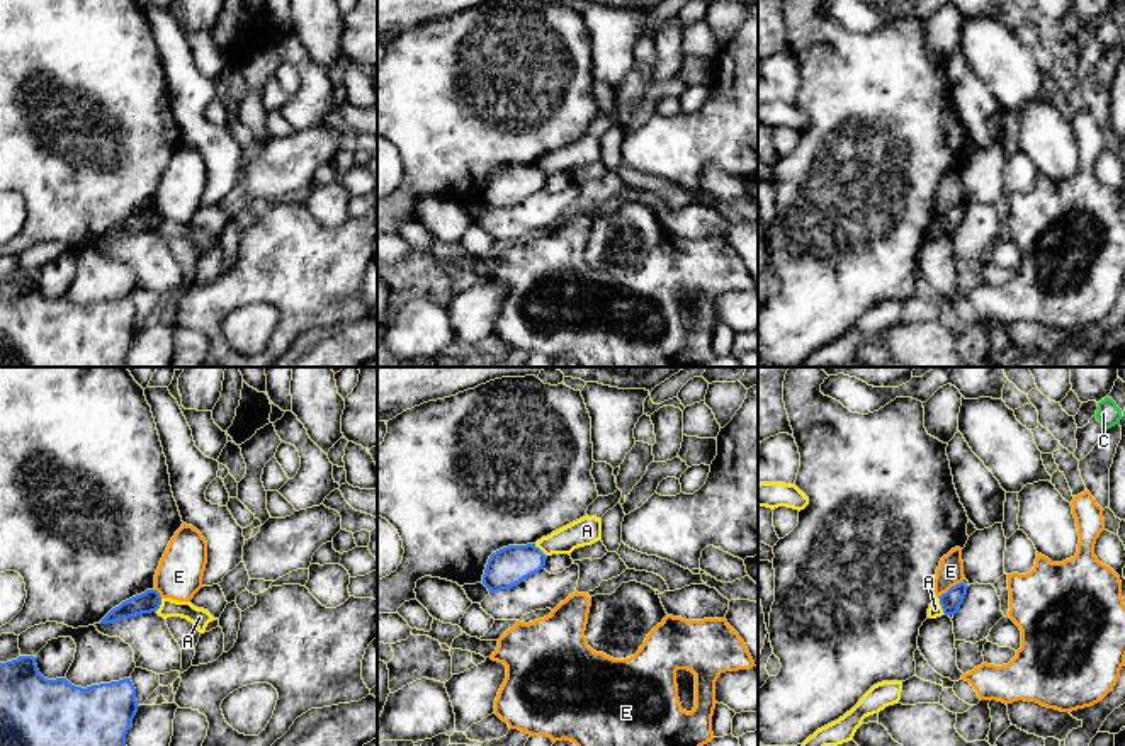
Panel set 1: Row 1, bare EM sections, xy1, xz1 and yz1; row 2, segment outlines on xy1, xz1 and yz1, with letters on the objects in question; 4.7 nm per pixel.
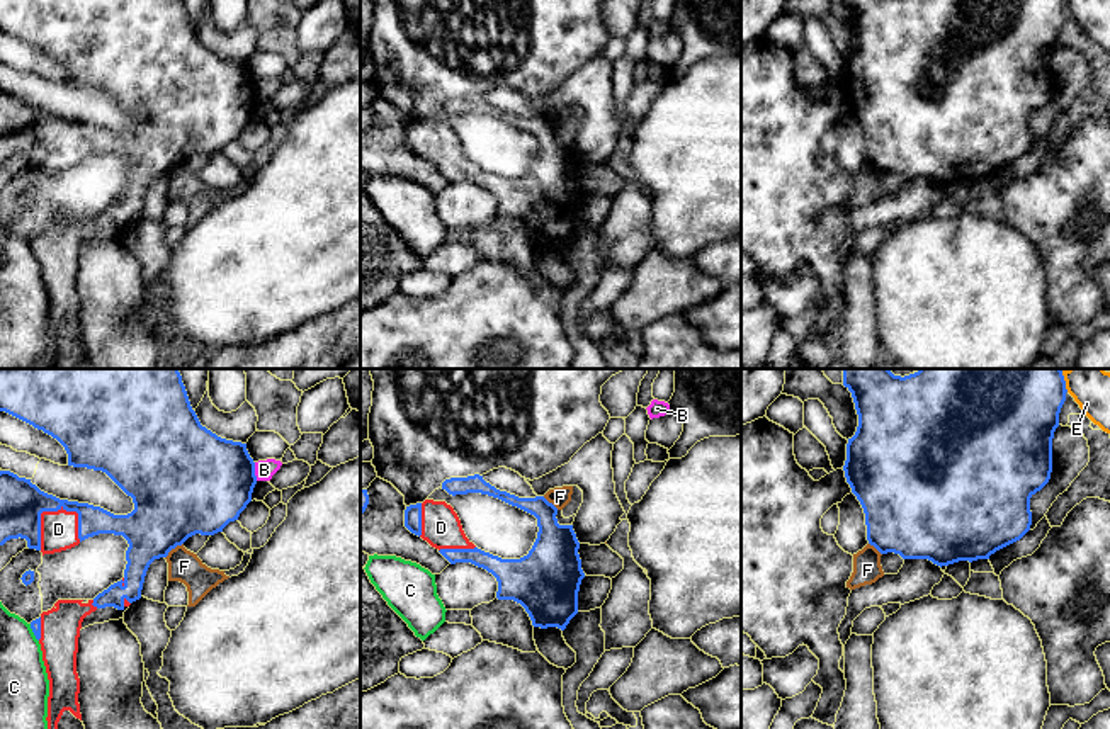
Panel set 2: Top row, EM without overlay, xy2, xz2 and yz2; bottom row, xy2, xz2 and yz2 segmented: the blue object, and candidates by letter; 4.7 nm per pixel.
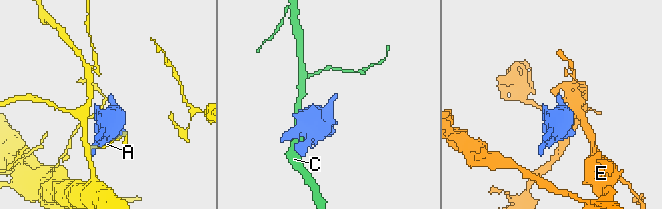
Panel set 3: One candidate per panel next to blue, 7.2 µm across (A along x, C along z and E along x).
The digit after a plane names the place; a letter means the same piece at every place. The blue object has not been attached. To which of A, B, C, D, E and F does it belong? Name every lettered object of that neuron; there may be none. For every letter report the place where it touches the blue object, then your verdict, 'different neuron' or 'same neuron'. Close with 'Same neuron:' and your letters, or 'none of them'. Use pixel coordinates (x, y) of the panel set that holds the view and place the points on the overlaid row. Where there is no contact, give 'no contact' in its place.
A: yz1 (940, 604) | different neuron
B: xy2 (254, 471) | different neuron
C: xy2 (33, 631) | different neuron
D: xy2 (39, 515) | same neuron
E: yz1 (952, 587) | different neuron
F: xy2 (172, 548) | different neuron
Same neuron: D

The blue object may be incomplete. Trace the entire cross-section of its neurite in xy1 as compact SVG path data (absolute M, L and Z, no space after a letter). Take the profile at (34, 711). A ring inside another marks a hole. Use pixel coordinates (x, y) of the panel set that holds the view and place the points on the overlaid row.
M34 656L0 663L0 746L126 746L138 707L131 678L82 688L44 678Z

